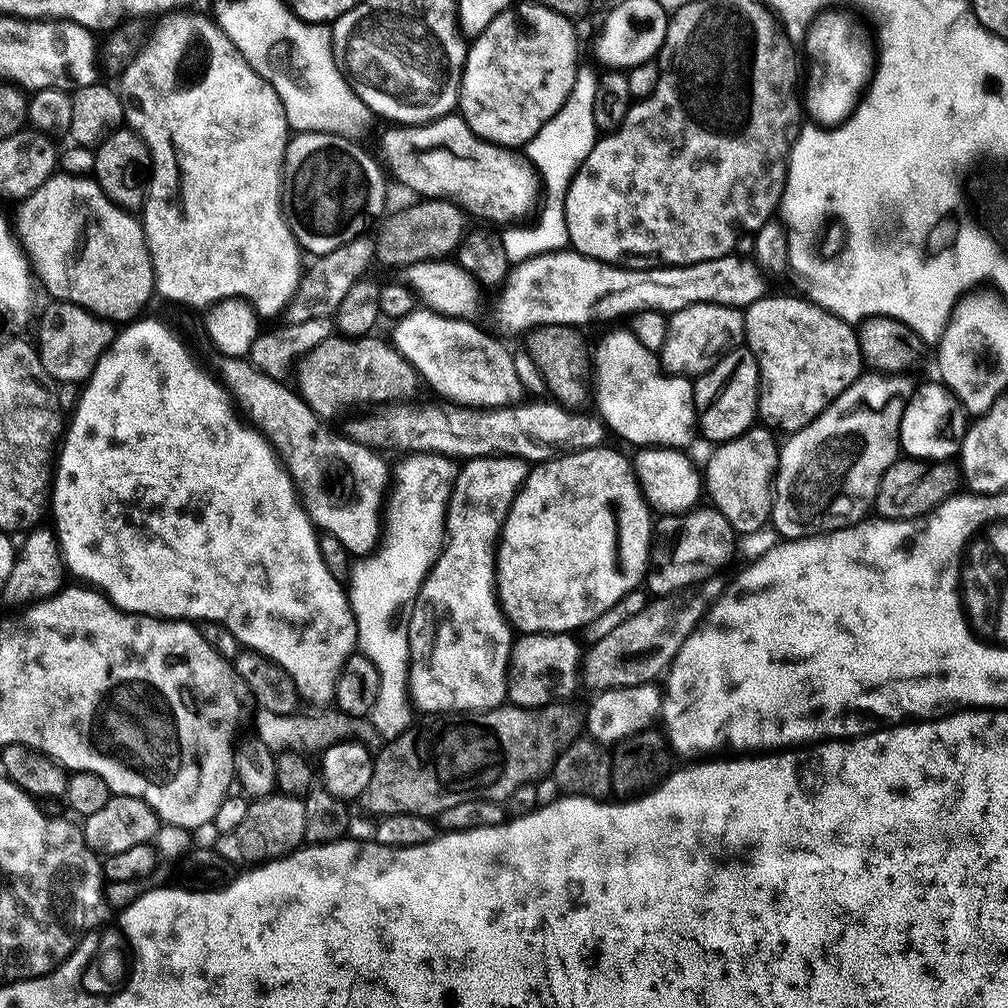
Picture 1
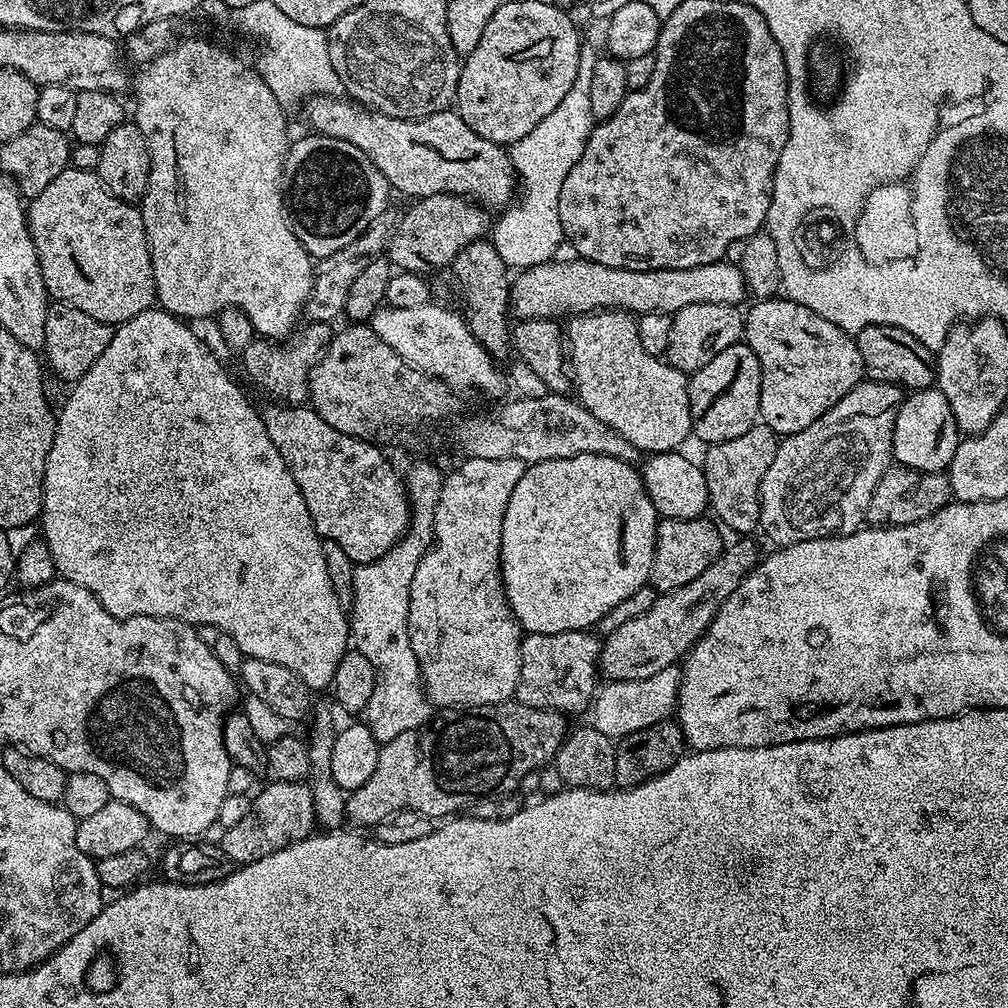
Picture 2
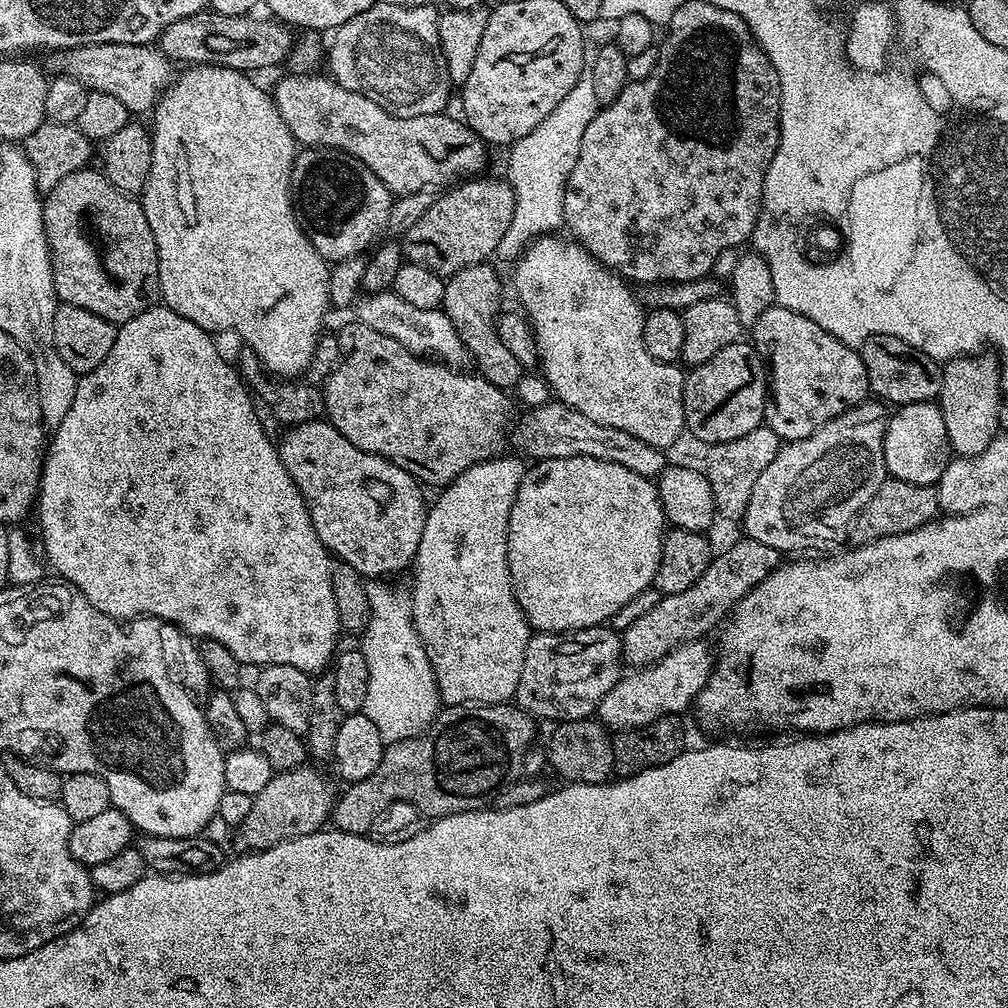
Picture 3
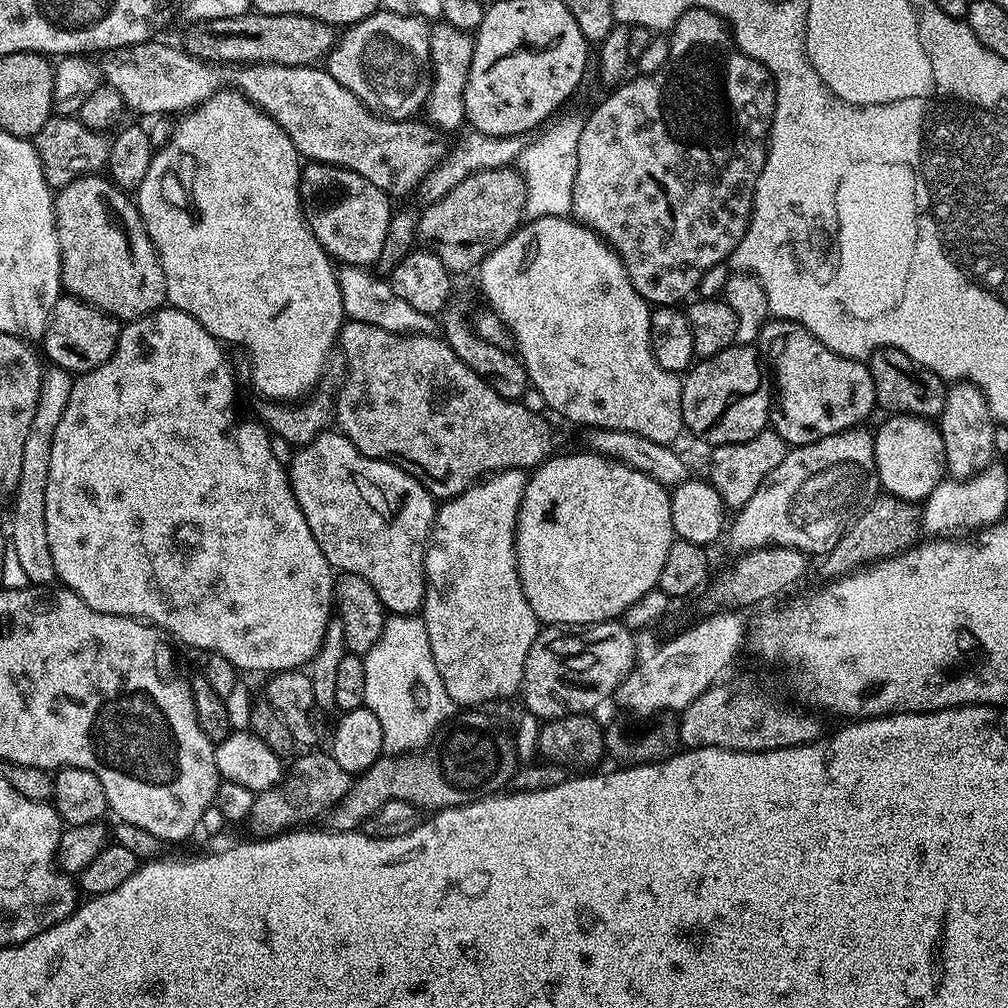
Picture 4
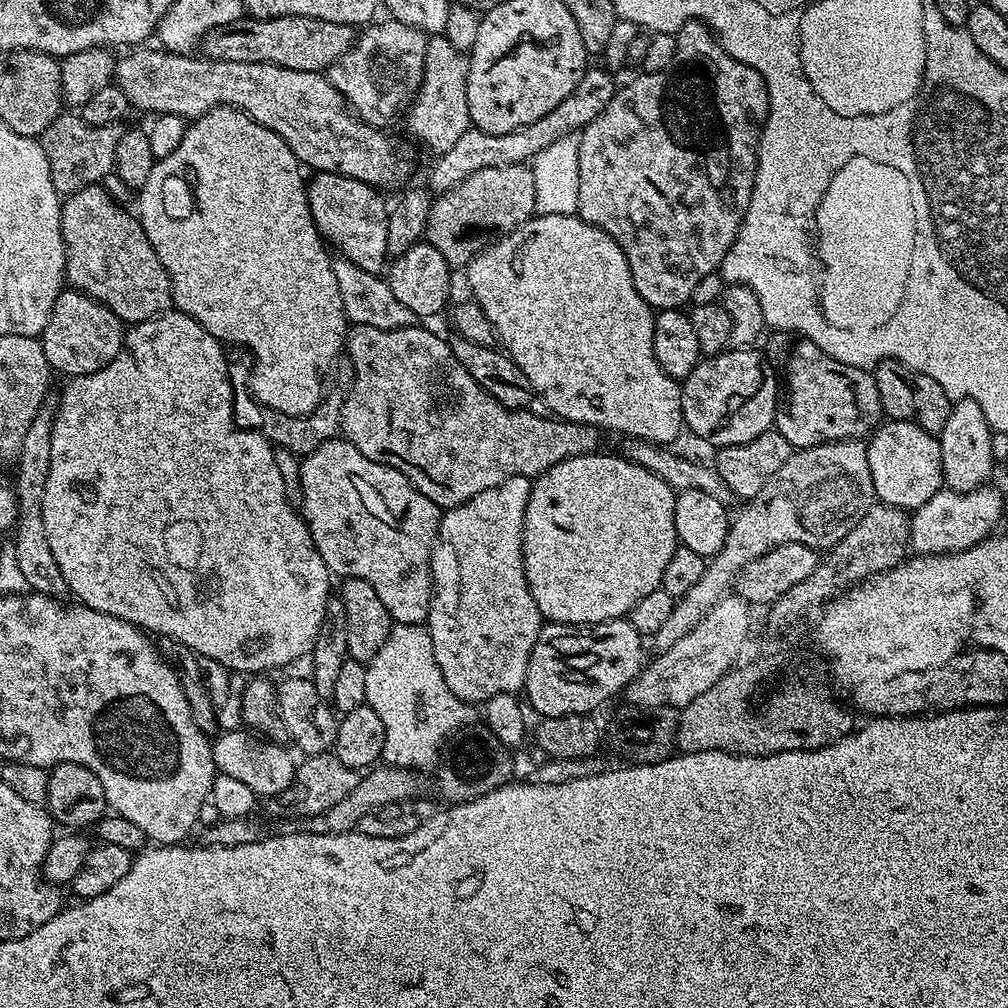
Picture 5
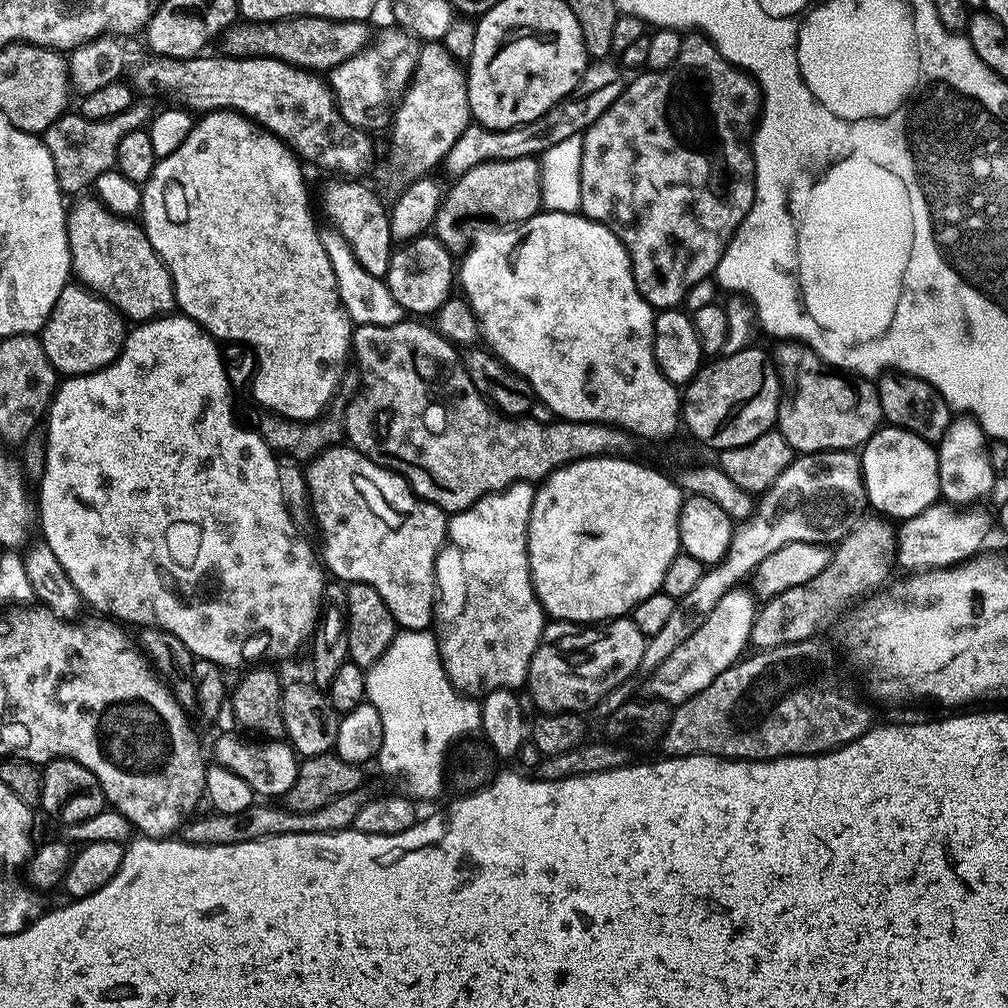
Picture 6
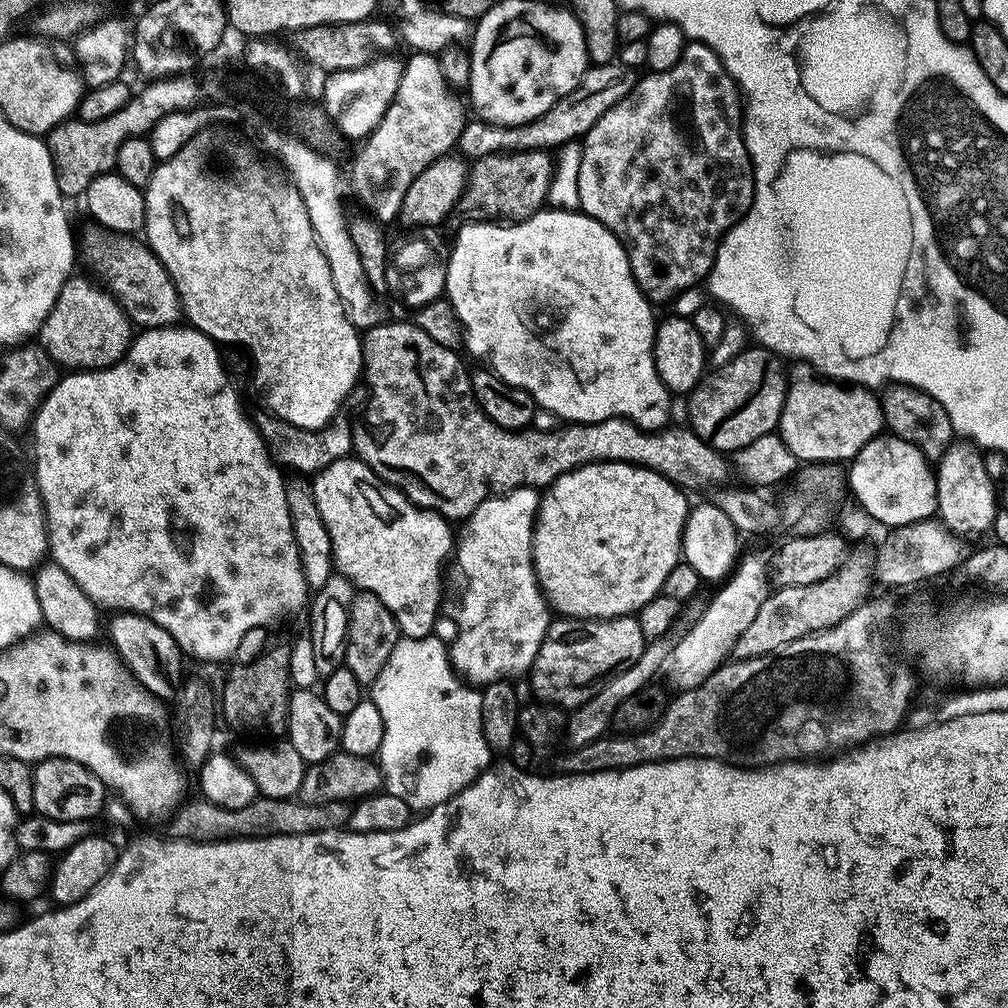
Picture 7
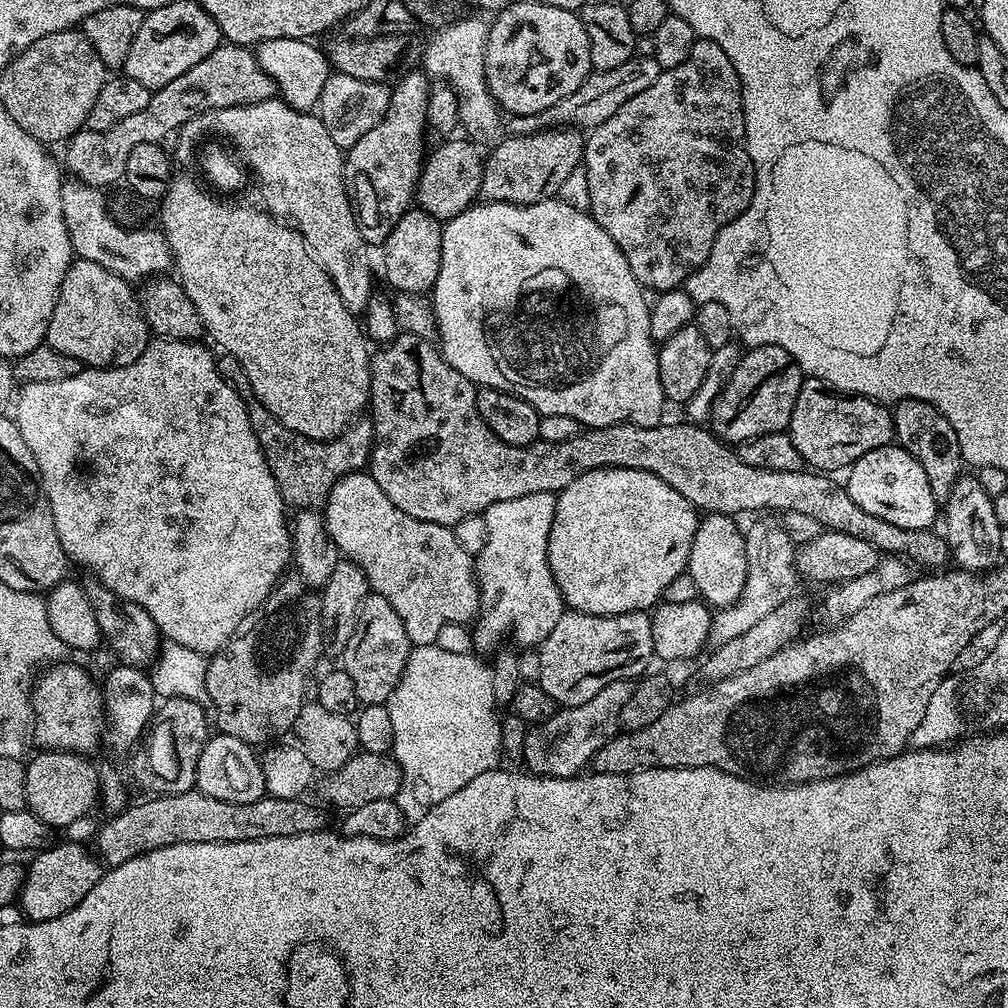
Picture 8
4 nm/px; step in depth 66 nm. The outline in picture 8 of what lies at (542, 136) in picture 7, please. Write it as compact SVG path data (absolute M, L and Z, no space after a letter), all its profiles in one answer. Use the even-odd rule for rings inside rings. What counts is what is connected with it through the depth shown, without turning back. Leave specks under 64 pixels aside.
M653 56L635 57L627 60L622 66L614 66L614 70L593 71L584 79L582 86L578 86L578 90L574 90L574 94L566 94L566 98L554 102L554 106L550 106L538 114L515 117L511 121L513 123L511 131L517 136L525 136L540 132L543 128L566 127L577 130L597 128L602 126L602 122L606 122L606 118L610 118L610 114L614 114L618 110L618 106L630 102L630 98L634 98L634 94L642 94L642 90L646 90L646 86L654 86L661 71L662 69Z

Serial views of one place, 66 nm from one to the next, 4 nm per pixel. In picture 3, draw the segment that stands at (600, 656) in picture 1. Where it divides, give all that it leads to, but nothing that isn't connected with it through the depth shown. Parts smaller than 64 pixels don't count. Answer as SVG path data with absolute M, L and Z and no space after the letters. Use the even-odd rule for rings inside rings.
M739 539L725 552L717 551L713 555L710 566L694 586L678 594L661 595L658 606L654 606L650 614L642 614L634 626L623 629L622 660L625 665L632 664L628 666L633 669L646 668L689 640L704 640L707 632L716 623L719 625L751 588L780 567L782 554L774 550L774 546L766 546L766 542L757 540Z

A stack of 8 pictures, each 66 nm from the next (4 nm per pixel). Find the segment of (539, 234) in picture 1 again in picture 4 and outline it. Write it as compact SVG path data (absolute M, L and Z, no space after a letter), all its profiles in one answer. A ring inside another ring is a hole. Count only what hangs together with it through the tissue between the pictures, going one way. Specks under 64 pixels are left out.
M563 116L556 118L561 120L553 119L539 133L541 136L537 140L529 139L518 161L518 171L526 186L524 214L533 220L543 216L567 217L572 211L574 178L578 170L578 138L582 134L584 120L576 116Z

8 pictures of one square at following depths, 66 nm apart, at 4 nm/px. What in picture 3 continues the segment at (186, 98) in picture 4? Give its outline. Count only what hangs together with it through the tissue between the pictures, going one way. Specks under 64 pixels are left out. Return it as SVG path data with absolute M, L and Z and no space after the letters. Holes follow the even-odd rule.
M83 44L81 48L65 48L51 53L52 64L57 73L73 76L84 83L84 87L94 92L105 92L114 94L126 106L129 113L144 112L151 113L156 107L156 101L160 98L162 89L173 79L173 61L169 60L159 47L152 44Z

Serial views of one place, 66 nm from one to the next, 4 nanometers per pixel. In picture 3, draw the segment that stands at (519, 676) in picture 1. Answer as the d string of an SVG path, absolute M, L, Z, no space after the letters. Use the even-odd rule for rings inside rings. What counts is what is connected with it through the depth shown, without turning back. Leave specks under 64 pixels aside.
M597 626L573 628L570 632L536 632L528 637L514 700L541 721L586 719L599 709L602 698L621 675L622 636L617 629Z

